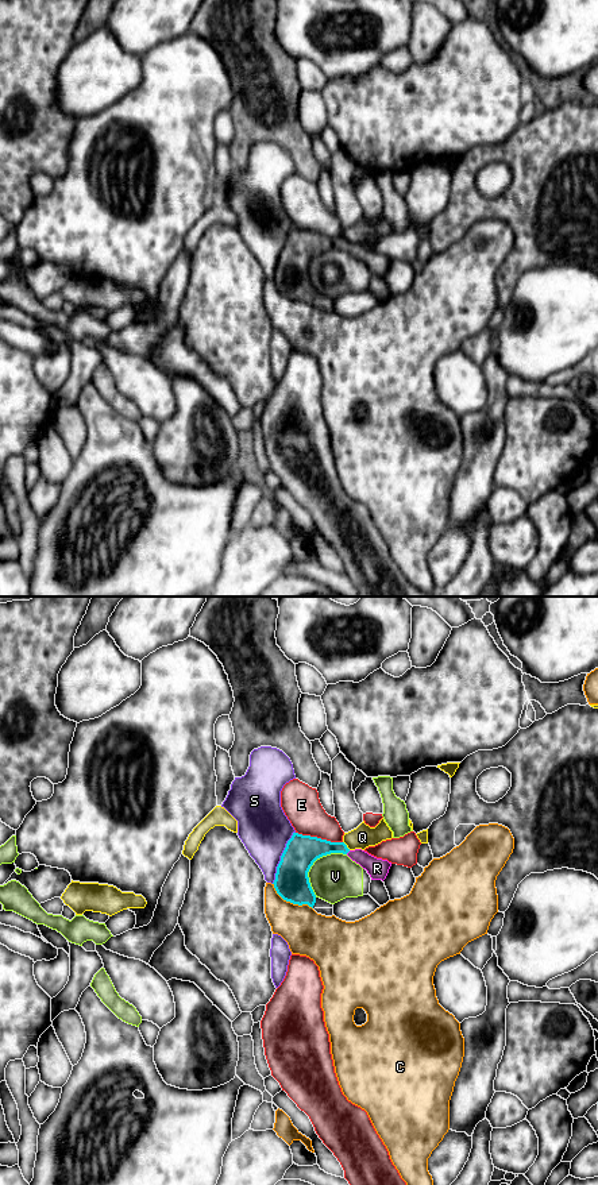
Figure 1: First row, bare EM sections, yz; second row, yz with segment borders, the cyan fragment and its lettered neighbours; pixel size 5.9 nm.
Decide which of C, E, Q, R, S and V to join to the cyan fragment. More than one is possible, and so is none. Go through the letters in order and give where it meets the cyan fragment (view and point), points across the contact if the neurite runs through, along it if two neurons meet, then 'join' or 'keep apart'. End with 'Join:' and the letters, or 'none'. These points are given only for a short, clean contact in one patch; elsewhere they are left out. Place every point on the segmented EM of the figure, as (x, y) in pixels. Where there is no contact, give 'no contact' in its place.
C: yz (290, 902) | keep apart
E: yz (319, 838) | keep apart
Q: yz (346, 845) | keep apart
R: yz (347, 852) | across yz (305, 849), (342, 848), (347, 852), (358, 855), (377, 868) | join
S: yz (281, 857) | keep apart
V: yz (312, 864) | keep apart
Join: R

